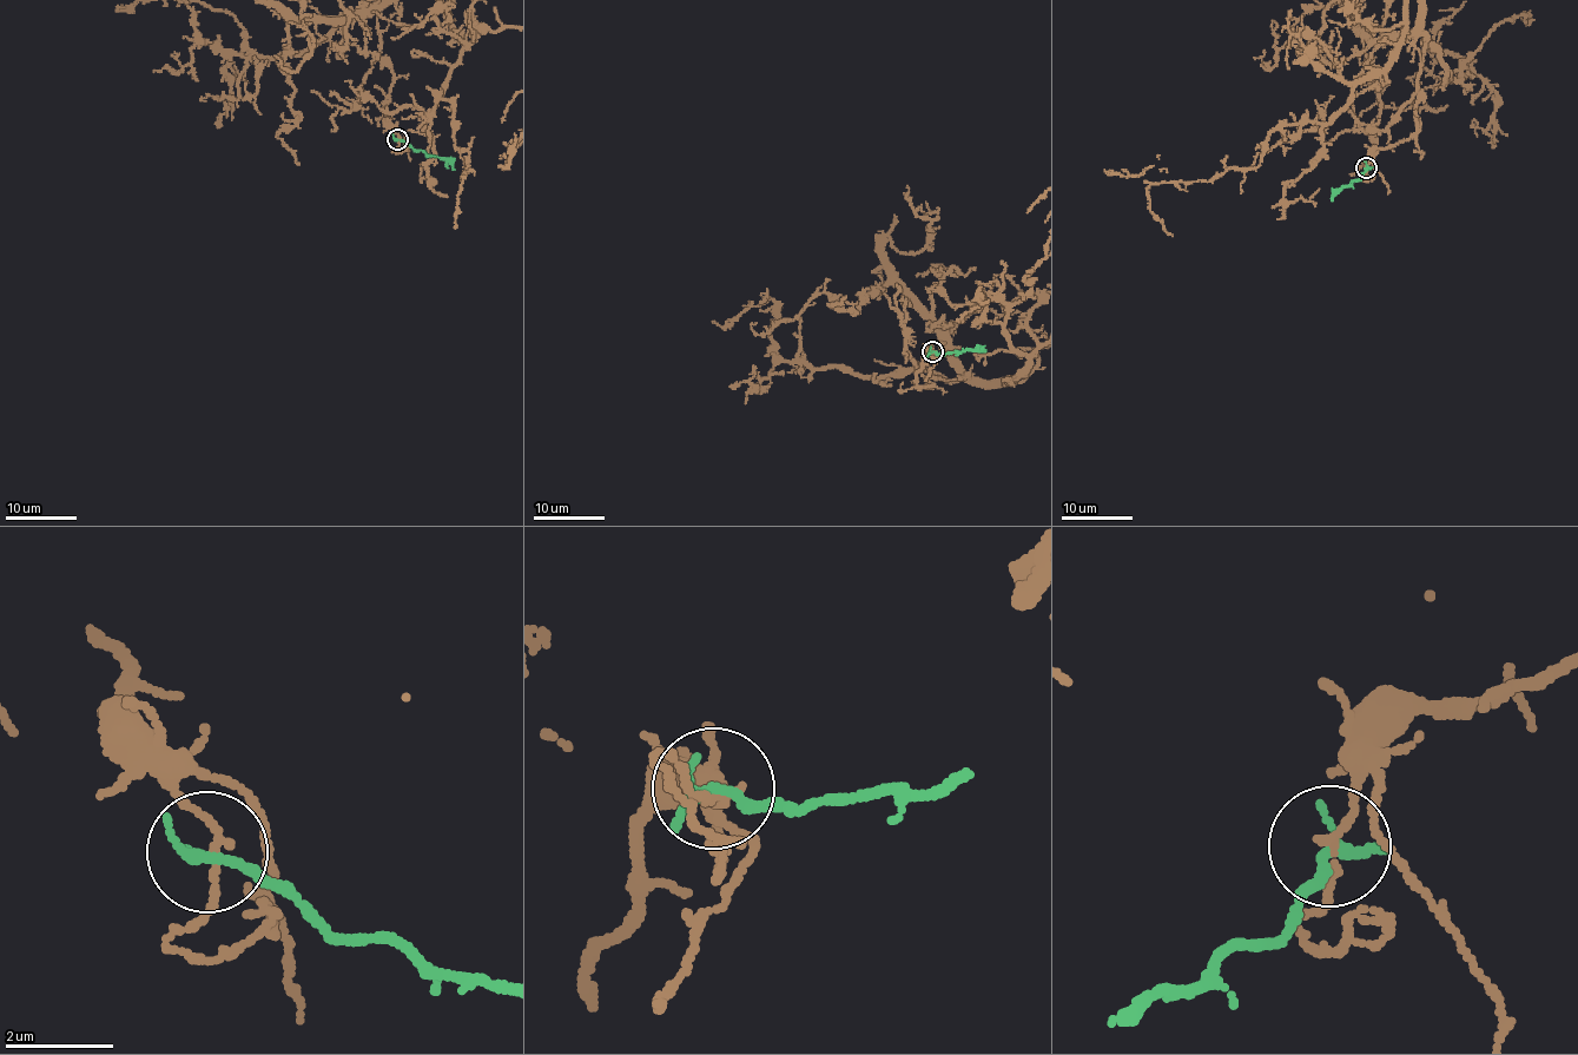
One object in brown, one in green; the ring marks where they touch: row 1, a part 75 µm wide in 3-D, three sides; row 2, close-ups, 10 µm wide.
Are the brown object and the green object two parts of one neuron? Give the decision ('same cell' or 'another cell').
another cell

